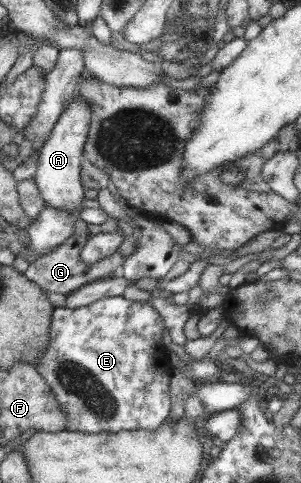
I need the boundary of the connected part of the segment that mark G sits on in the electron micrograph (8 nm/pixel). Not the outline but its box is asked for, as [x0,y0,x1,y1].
[24,235,125,296]

